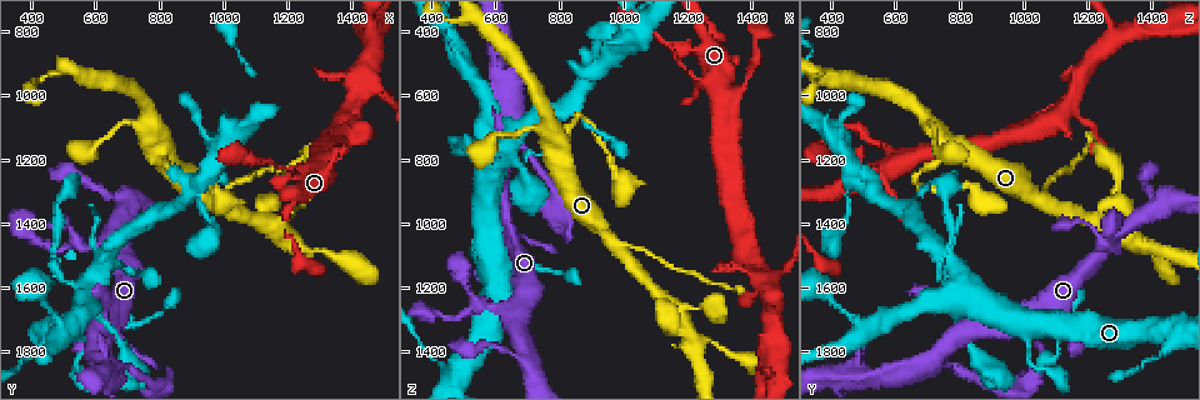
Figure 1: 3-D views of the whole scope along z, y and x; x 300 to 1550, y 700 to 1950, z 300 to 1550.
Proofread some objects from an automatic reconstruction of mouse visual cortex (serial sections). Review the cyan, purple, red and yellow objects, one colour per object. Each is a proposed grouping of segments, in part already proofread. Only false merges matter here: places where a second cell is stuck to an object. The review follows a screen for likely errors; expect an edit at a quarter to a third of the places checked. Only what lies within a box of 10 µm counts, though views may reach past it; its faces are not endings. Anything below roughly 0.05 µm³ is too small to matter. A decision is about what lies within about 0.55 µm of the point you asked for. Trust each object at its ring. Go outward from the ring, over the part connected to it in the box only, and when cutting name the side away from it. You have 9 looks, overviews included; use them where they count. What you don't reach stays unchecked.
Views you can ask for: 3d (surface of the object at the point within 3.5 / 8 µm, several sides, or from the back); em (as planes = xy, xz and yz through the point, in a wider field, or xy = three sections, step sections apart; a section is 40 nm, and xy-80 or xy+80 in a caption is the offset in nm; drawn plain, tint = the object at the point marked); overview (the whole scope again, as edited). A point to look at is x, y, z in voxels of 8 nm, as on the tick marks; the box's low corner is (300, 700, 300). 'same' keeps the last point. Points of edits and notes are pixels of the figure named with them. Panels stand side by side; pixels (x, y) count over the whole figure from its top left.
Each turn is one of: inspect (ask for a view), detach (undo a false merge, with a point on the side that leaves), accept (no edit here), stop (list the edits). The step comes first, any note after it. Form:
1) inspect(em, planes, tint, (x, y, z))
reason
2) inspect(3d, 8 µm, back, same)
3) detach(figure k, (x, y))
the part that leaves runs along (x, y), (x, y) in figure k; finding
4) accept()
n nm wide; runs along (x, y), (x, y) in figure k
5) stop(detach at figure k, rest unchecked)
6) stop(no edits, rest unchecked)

inspect(3d, 3.5 µm, back, (970, 1320, 1070))
two arms in line, one across

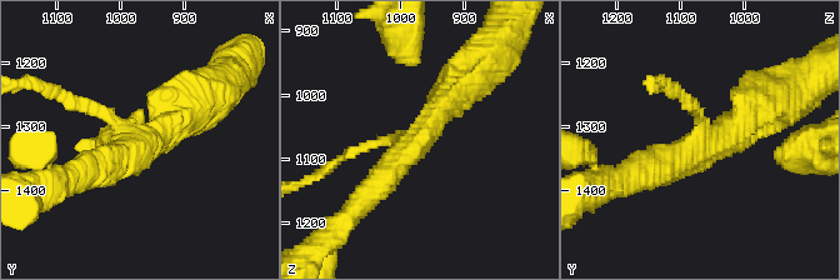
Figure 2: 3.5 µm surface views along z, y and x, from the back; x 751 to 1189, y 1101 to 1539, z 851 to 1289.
inspect(em, xy, step 3, tint, (970, 1325, 1070))
3 arms; arms of 150, 350, 450 nm; now the EM

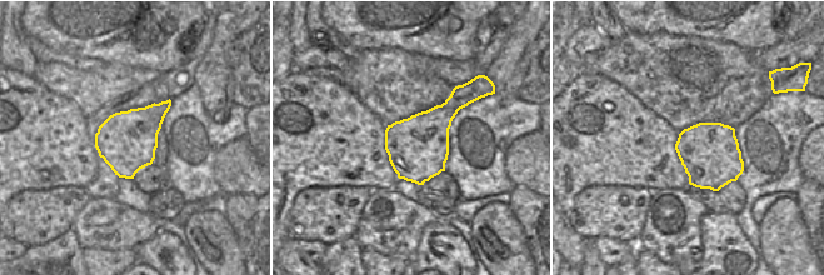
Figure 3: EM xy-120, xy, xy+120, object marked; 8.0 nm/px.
inspect(em, xy, step 5, tint, same)
another direction

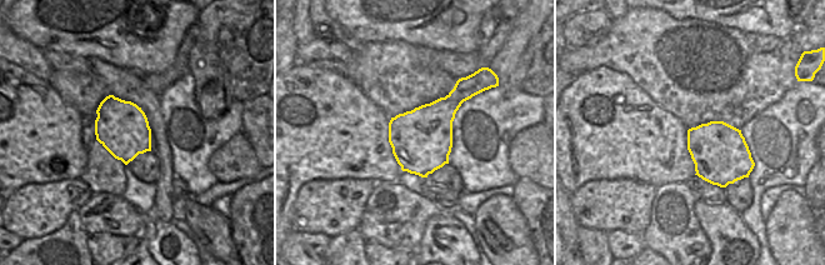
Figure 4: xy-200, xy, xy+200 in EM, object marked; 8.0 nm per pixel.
detach(figure 2, (354, 150))
500 nm wide; the part that leaves runs along (389, 141), (359, 148), (313, 176) in figure 2; two cells meet here

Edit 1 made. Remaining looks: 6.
inspect(3d, 3.5 µm, (870, 1260, 660))
sharp bend

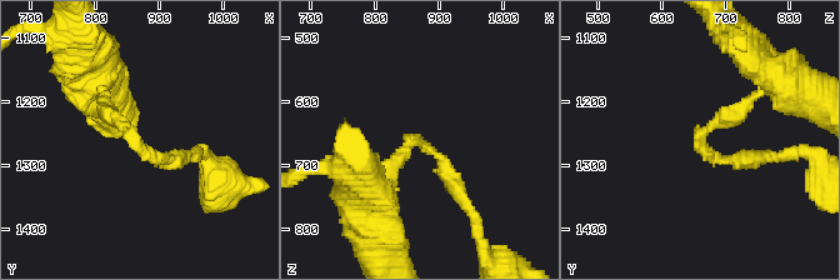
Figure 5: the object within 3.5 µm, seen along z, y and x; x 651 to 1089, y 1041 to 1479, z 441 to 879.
inspect(em, planes, tint, (860, 1255, 665))
arms of 200, 200 nm

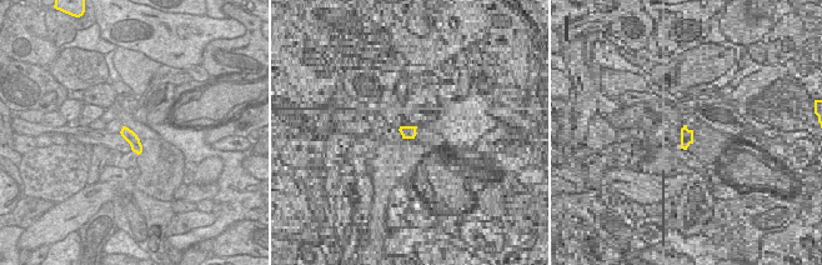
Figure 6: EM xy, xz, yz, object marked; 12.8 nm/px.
accept()
runs along (103, 94), (145, 151), (180, 159) in figure 5; one cell here

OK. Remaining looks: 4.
inspect(em, xy, step 2, tint, (550, 1600, 780))
abrupt turn

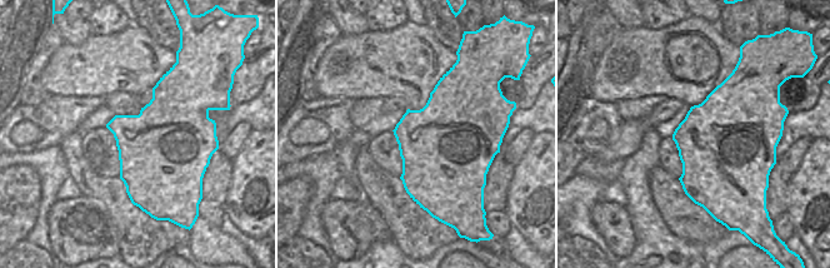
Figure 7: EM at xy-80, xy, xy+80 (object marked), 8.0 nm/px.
inspect(3d, 3.5 µm, same)
see where the arms go

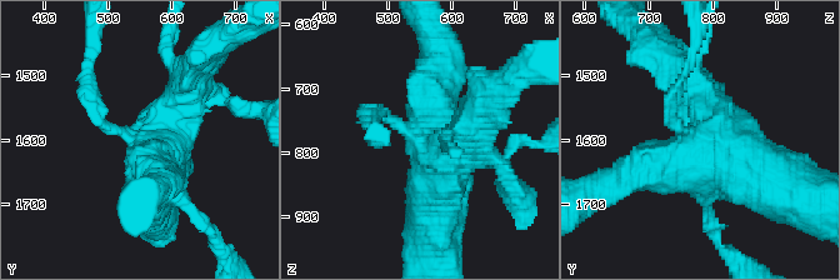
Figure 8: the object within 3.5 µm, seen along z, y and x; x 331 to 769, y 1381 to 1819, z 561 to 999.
accept()
all the same cell

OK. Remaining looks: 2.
inspect(3d, 3.5 µm, (1400, 1040, 1130))
sharp bend

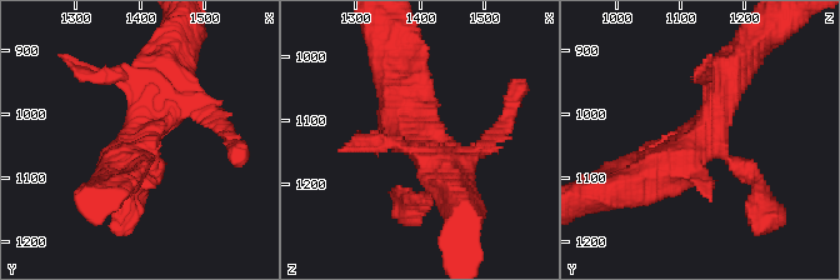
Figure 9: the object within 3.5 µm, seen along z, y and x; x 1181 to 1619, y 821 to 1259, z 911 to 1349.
inspect(em, xy, step 3, tint, (1410, 1035, 1135))

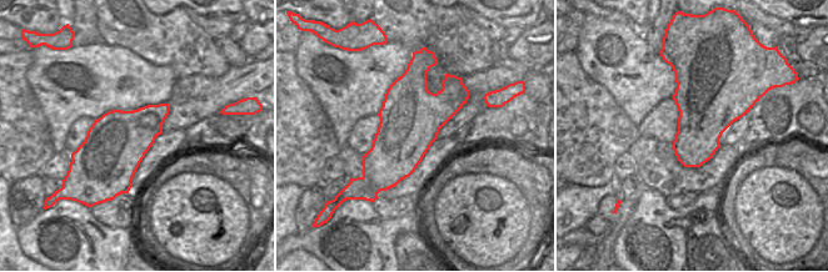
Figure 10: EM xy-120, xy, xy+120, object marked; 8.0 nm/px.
accept()
500 nm wide; runs along (640, 178), (701, 139), (733, 66) in figure 9; one cell here

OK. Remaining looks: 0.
stop(detach at figure 2, rest unchecked)

